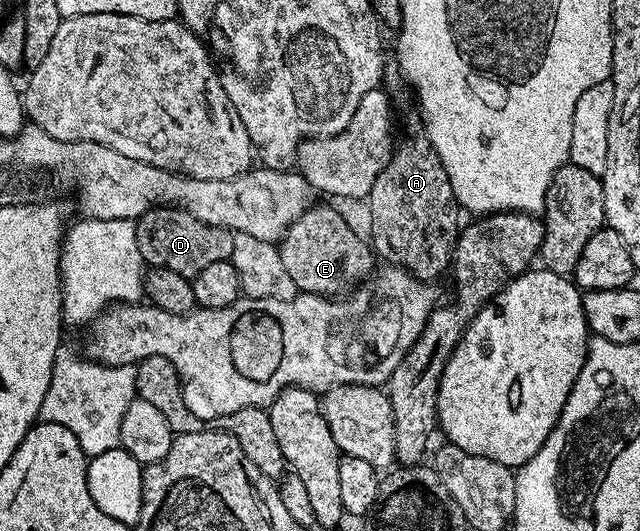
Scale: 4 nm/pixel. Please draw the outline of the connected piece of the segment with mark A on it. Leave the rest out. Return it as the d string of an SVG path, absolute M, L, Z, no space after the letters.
M427 138L408 139L397 146L392 153L392 160L374 177L374 185L366 196L368 211L372 214L372 235L370 243L375 254L385 260L385 264L409 271L416 279L436 281L440 274L449 270L452 250L456 248L456 238L460 236L462 208L456 202L454 189L450 189L450 177L438 157L438 153Z

